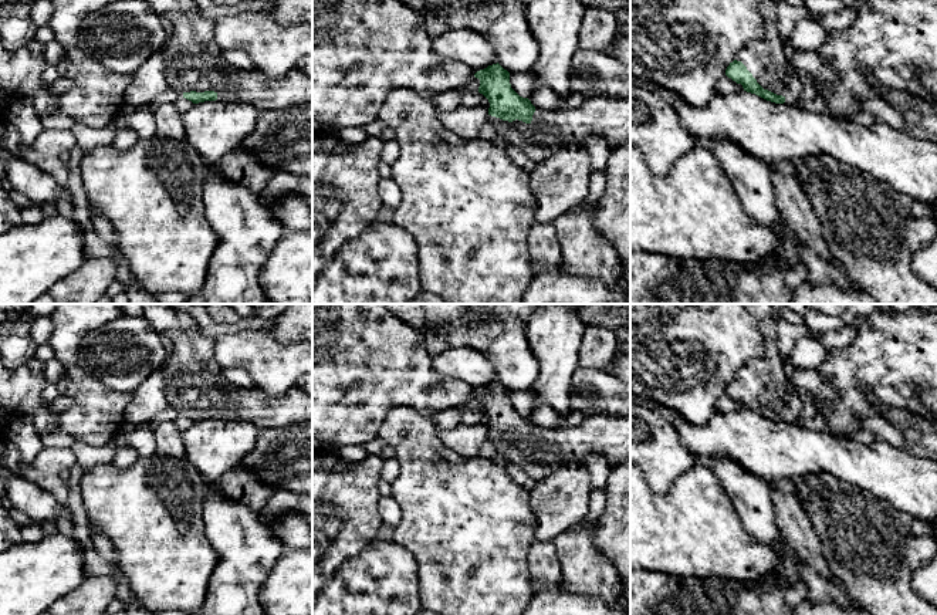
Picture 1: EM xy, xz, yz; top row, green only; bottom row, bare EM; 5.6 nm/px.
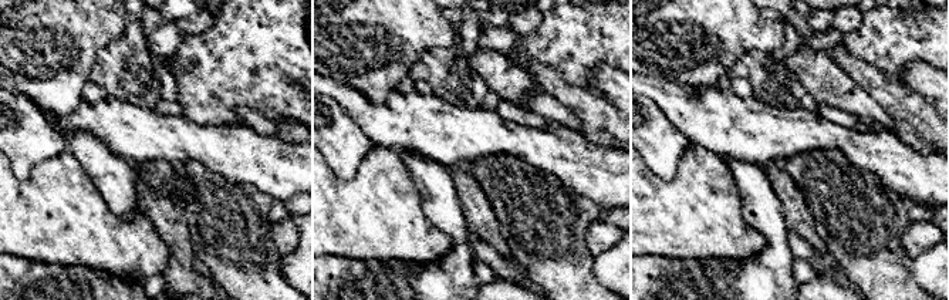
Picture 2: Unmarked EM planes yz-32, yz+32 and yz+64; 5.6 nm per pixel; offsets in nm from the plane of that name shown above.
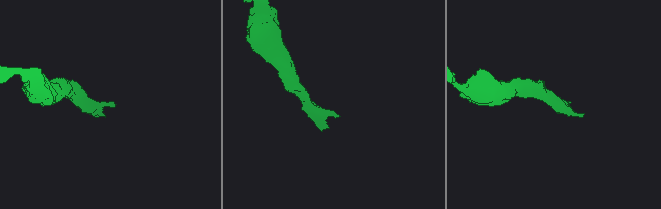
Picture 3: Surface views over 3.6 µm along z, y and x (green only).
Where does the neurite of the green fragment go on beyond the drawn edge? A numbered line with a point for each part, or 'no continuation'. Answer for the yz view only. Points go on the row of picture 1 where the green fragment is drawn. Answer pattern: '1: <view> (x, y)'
1: yz (767, 60)

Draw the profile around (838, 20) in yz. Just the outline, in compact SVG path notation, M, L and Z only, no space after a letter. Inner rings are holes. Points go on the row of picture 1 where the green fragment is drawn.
M853 6L843 7L836 11L831 11L822 16L819 24L826 30L828 33L836 33L846 30L850 27L856 20L856 9Z

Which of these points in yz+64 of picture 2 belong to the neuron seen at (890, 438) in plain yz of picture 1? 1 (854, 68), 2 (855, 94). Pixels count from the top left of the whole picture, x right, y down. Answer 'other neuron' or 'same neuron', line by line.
1: other neuron
2: same neuron

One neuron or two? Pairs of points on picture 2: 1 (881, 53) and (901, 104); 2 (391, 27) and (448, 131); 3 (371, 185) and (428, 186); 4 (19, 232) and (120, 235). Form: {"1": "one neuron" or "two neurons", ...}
{"1": "two neurons", "2": "two neurons", "3": "two neurons", "4": "one neuron"}

